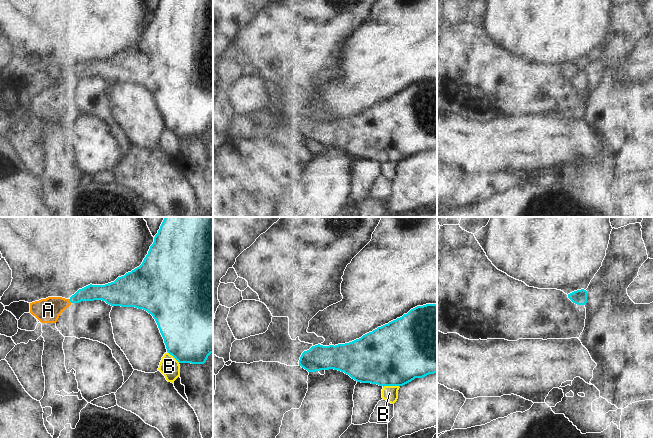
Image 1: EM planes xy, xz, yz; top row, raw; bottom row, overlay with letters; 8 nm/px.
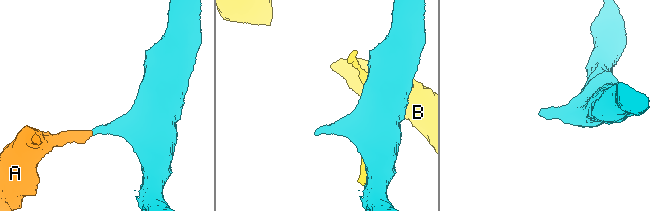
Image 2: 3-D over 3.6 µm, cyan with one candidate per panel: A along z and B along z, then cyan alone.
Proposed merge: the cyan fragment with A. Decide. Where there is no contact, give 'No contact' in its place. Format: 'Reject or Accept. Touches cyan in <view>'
Accept. Touches cyan in xy

